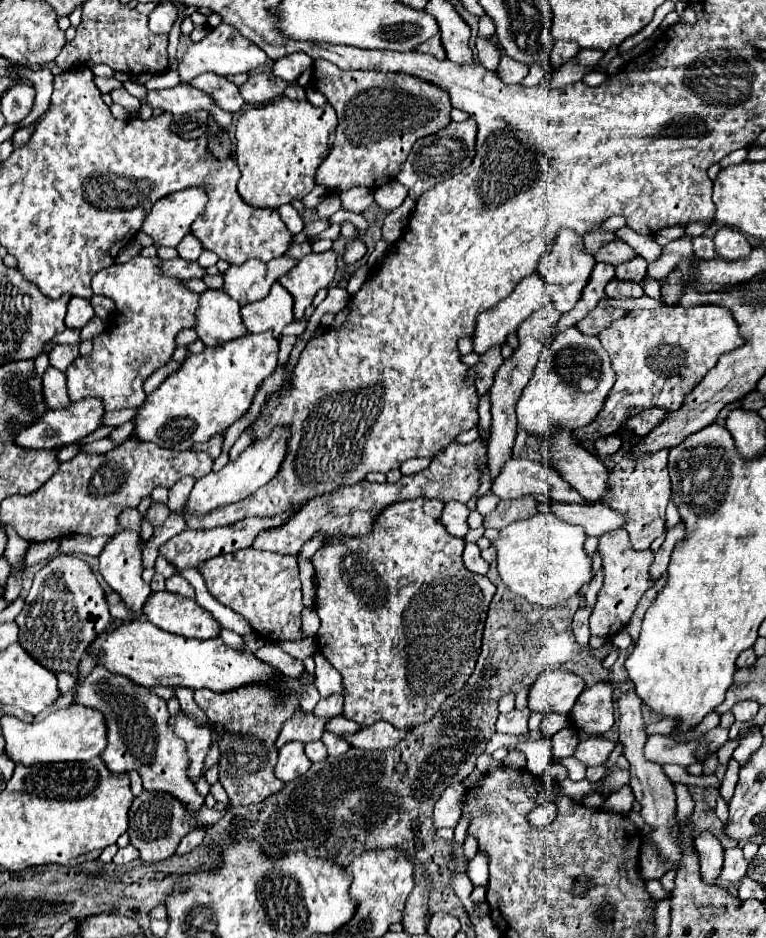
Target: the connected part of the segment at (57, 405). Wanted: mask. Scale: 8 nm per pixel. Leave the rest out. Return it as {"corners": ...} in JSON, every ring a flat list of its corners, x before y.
{"corners":[[49,367,43,375,43,393,45,393,45,403,49,405,49,409,65,409,71,403,67,393,65,373,57,371,55,367]]}

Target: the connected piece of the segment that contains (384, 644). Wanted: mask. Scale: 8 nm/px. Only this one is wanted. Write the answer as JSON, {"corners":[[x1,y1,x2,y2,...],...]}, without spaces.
{"corners":[[413,499,413,501,389,505,377,517,373,525,373,533,359,539,345,539,345,543,339,543,339,541,327,543,311,559,315,567,315,581,317,581,315,611,321,619,321,627,317,631,317,643,321,653,327,657,327,661,343,675,343,685,345,685,343,715,351,721,357,721,361,729,373,725,375,721,387,721,395,729,411,729,421,723,427,723,439,711,441,703,451,693,459,691,465,685,465,681,475,669,477,655,481,653,481,639,483,639,487,609,495,595,495,585,485,575,473,575,473,571,465,571,465,565,461,563,461,551,465,547,465,541,447,533,445,525,441,523,443,507,445,503,441,503,439,499]]}

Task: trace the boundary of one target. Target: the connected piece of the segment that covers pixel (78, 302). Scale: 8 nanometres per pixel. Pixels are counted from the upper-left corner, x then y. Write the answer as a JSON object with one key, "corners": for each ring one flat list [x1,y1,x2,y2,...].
{"corners":[[71,297,69,307,67,307,67,317,65,317,65,325,67,327,75,327,81,329,91,317,93,317,93,305,89,299,81,299,81,297]]}

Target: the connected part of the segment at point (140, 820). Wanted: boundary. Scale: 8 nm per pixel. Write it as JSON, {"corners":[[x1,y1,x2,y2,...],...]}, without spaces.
{"corners":[[143,791,139,797,135,797,131,811,129,811,129,829,127,833,131,835,131,845,135,845,141,853,143,861,163,861,171,855,175,855,175,849,179,847,179,841,193,831,195,825,213,825,223,817,221,811,209,809,207,805,199,807,197,811,189,811,185,803,181,803,177,797,163,793,163,791]]}

